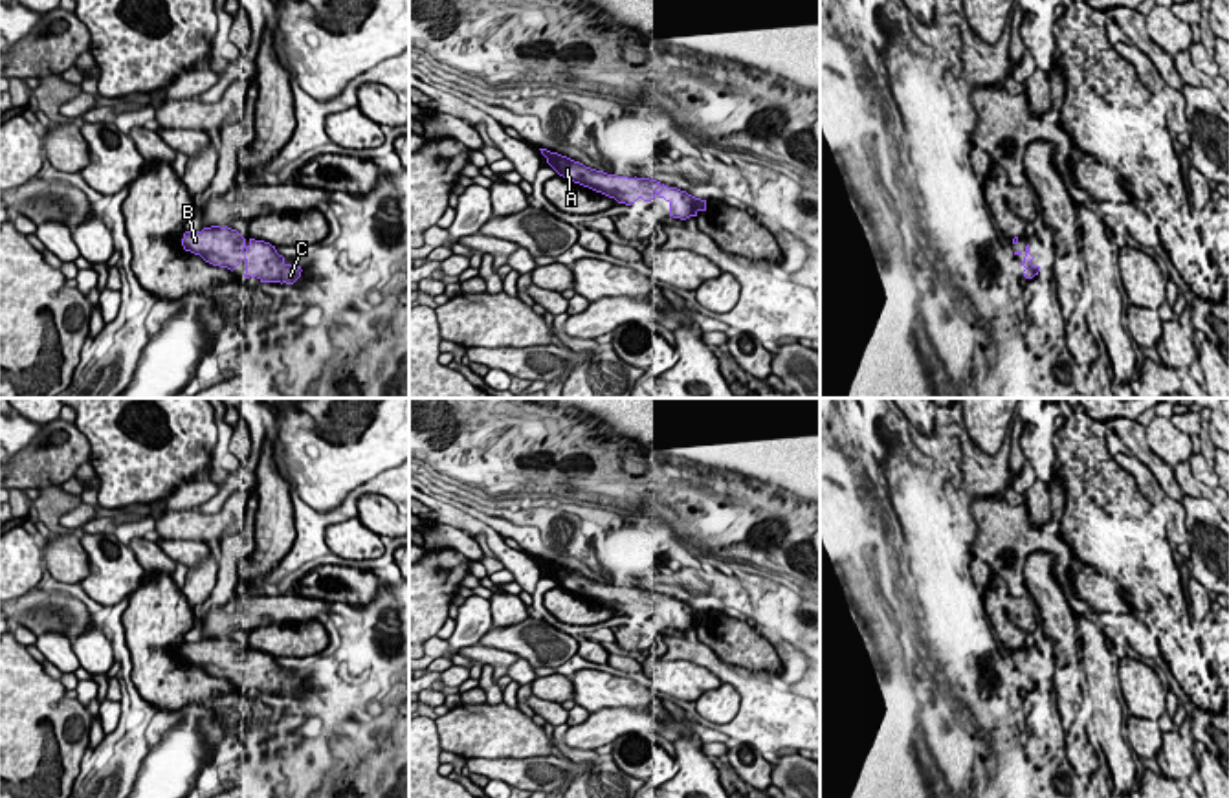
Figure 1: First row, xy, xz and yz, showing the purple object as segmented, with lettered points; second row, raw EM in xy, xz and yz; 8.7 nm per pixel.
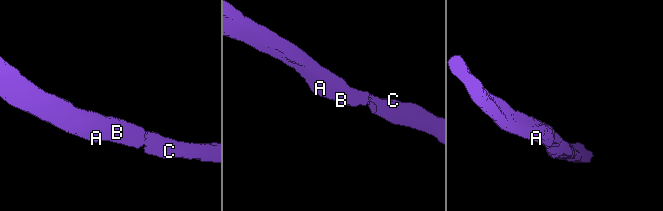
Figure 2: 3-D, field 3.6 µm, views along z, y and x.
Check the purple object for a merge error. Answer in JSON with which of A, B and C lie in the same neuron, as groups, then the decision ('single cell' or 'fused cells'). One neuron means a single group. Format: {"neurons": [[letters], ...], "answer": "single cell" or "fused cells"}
{"neurons": [["A", "B", "C"]], "answer": "single cell"}

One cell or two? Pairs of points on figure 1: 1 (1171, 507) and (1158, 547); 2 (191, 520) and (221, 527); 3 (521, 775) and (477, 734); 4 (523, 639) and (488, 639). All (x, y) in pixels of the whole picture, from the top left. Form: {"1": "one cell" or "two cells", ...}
{"1": "two cells", "2": "one cell", "3": "two cells", "4": "one cell"}

